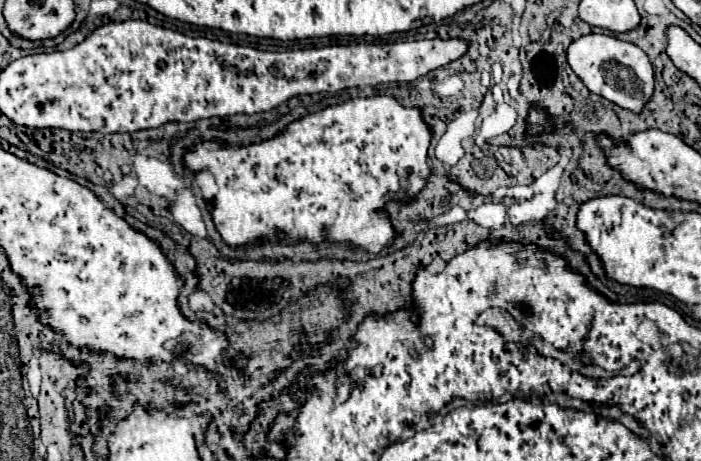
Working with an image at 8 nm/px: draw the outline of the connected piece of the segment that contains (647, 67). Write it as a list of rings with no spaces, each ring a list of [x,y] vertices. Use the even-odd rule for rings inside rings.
[[[585,34],[567,46],[567,62],[591,92],[621,108],[639,112],[639,108],[653,96],[653,66],[647,54],[631,42],[617,40],[609,34]]]

